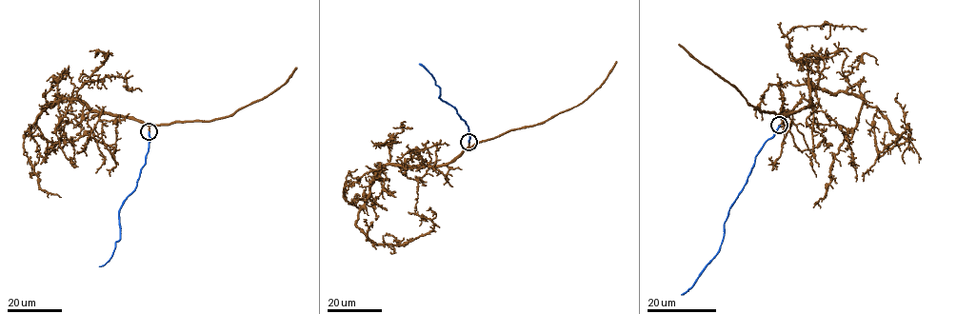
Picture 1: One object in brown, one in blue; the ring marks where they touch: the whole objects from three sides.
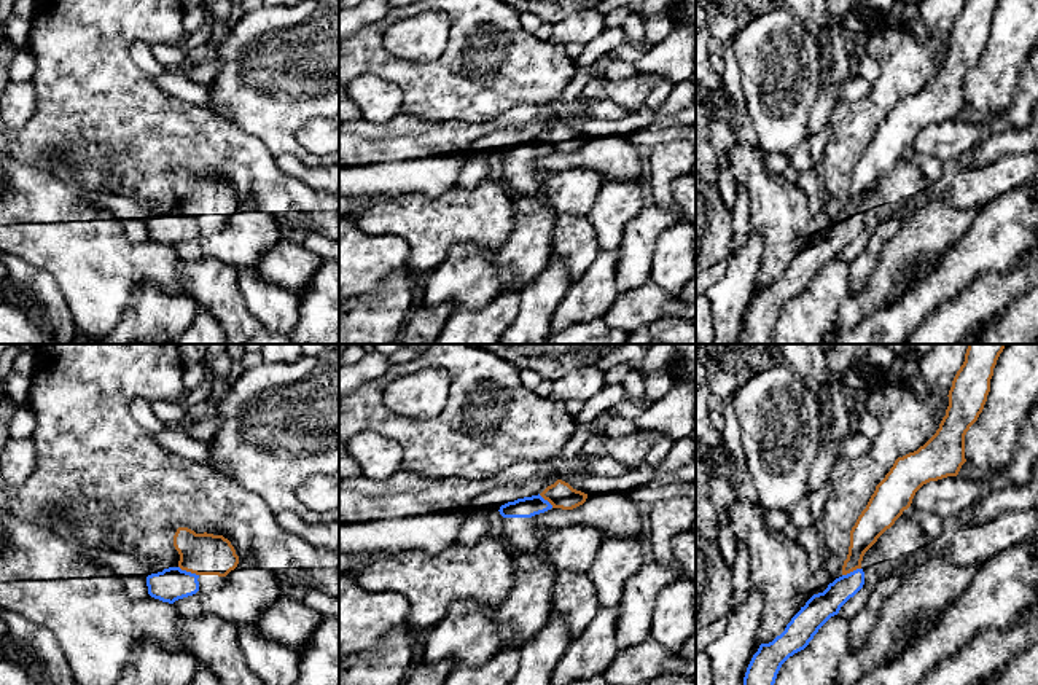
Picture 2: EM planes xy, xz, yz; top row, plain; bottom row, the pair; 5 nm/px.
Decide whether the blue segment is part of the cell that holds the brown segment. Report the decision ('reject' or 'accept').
reject

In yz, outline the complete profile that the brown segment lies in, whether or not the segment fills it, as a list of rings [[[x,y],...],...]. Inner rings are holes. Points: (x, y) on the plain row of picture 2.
[[[965,0],[952,24],[939,72],[917,94],[895,104],[852,170],[842,218],[861,212],[864,196],[911,150],[923,127],[958,118],[966,105],[965,78],[984,53],[997,3]]]

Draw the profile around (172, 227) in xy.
[[[169,210],[146,220],[148,237],[162,245],[174,247],[199,234],[197,221],[199,218],[180,210]]]

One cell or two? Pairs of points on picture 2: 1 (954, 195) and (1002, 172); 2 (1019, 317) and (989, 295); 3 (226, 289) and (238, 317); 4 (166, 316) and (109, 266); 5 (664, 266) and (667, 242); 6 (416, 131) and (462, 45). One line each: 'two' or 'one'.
1: one
2: two
3: one
4: two
5: one
6: two

